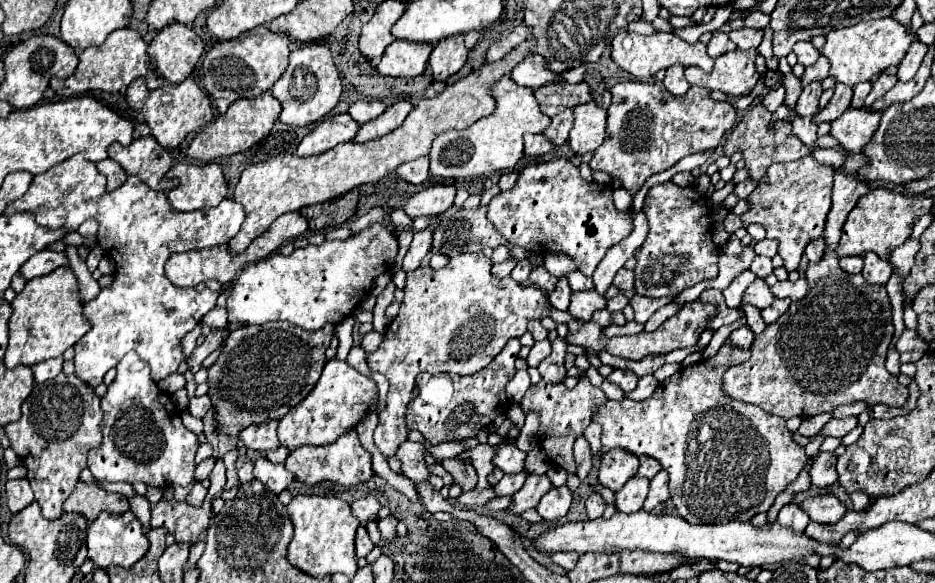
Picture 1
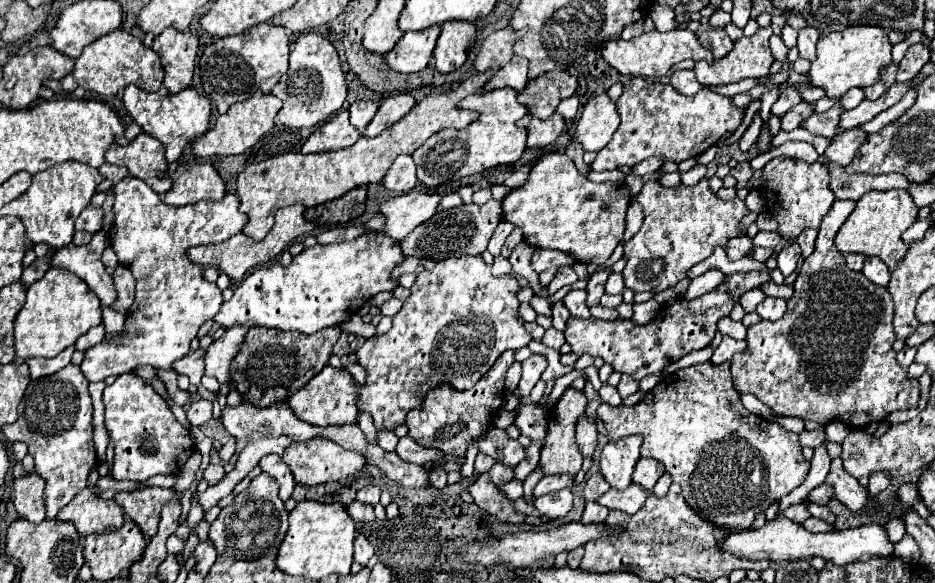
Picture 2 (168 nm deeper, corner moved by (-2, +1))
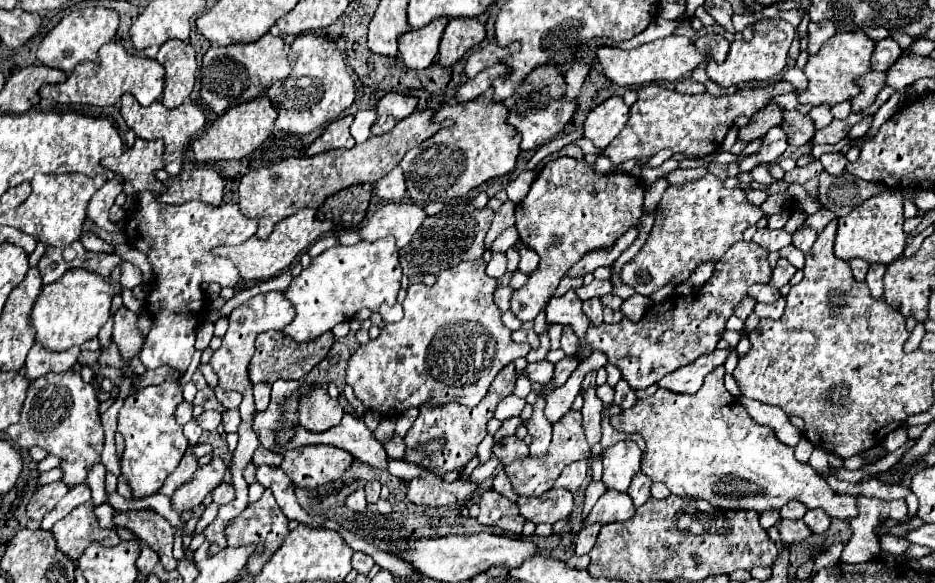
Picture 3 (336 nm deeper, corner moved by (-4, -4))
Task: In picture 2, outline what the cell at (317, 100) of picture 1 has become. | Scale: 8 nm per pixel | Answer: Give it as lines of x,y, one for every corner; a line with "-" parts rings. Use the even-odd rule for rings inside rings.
316,32
300,34
290,50
290,68
282,74
280,82
272,88
272,94
278,96
284,106
278,112
280,124
288,128
312,128
330,120
346,100
346,80
340,68
338,54
334,46

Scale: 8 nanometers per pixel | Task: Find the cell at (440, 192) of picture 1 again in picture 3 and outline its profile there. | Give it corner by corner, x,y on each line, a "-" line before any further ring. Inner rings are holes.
388,203
380,207
360,229
362,241
378,241
386,235
396,237
396,247
408,245
420,223
426,219
422,205
416,203

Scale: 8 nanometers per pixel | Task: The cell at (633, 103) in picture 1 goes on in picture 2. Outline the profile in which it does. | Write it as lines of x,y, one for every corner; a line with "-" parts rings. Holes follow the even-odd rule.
630,78
624,82
624,92
616,100
616,108
622,122
612,140
596,154
592,170
602,172
620,166
634,166
650,156
664,158
666,162
694,158
718,144
722,136
736,132
744,118
742,108
736,108
730,98
716,94
708,86
694,96
684,96
670,84
648,82
644,78

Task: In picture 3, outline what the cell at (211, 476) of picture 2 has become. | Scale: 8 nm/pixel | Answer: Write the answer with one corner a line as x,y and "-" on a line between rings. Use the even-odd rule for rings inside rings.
222,483
222,485
218,485
218,487
214,489
212,497
214,497
214,503
218,503
218,505
226,505
226,503
234,501
234,487
228,485
228,483

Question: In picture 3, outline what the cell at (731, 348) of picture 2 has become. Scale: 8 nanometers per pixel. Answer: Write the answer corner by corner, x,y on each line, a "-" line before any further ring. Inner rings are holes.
716,349
704,357
700,355
696,361
662,377
658,381
658,387
670,389
674,393
696,393
702,387
704,377
718,365
724,365
726,357
728,357
728,351
722,351
722,349

